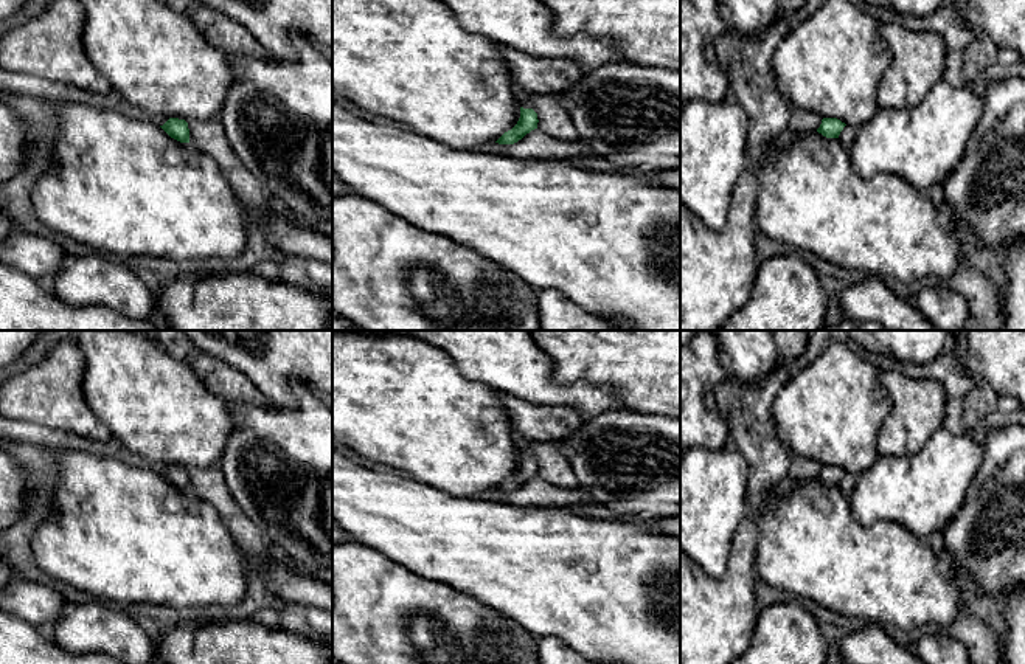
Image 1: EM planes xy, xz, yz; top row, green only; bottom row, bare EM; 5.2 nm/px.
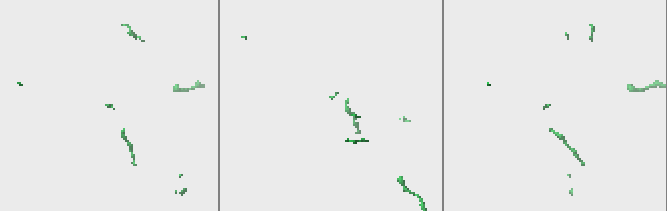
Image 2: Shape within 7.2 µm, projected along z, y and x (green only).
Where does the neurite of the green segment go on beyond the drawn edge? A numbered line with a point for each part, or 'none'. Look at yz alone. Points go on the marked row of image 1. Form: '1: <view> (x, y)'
none

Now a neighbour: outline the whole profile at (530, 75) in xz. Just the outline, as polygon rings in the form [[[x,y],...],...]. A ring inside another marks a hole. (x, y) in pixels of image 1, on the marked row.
[[[499,45],[516,90],[526,95],[558,95],[576,84],[582,67],[570,59],[539,59]]]

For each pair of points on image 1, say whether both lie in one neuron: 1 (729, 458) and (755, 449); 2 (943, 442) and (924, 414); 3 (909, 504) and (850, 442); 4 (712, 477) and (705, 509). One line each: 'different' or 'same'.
1: different
2: different
3: different
4: same

